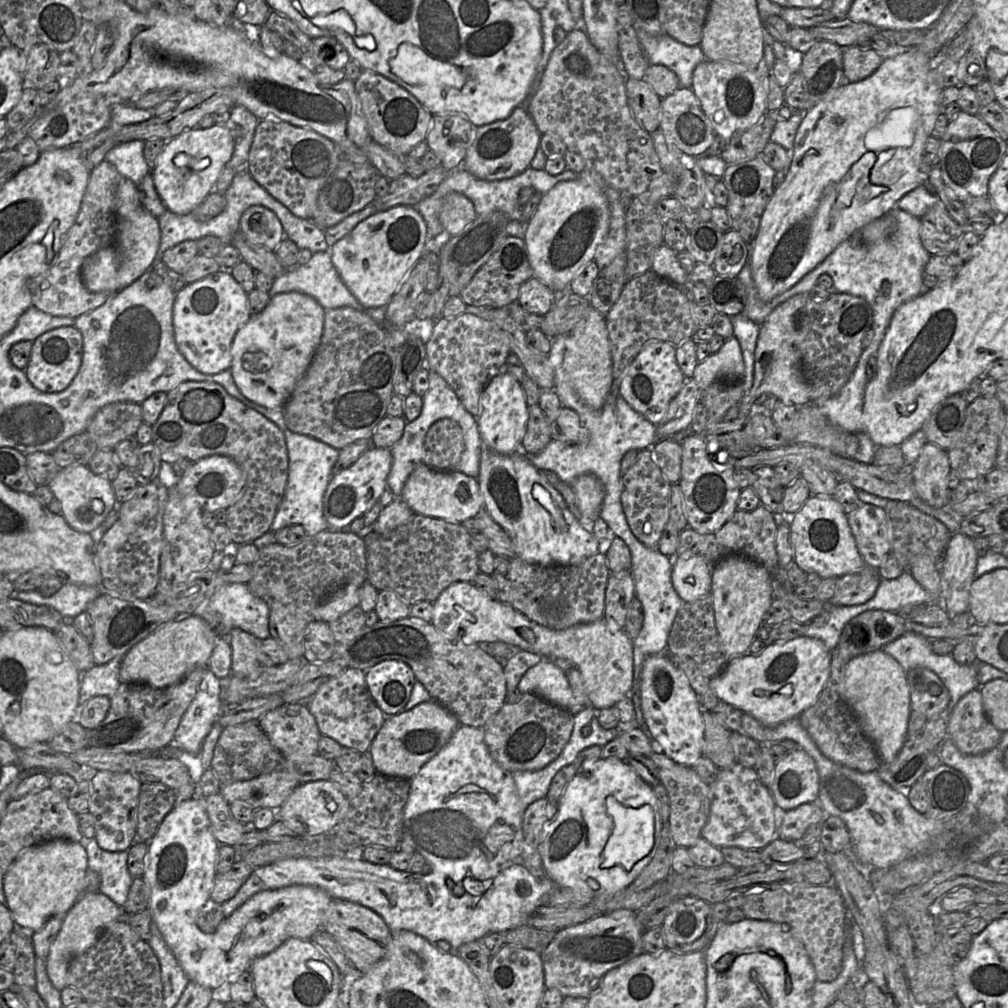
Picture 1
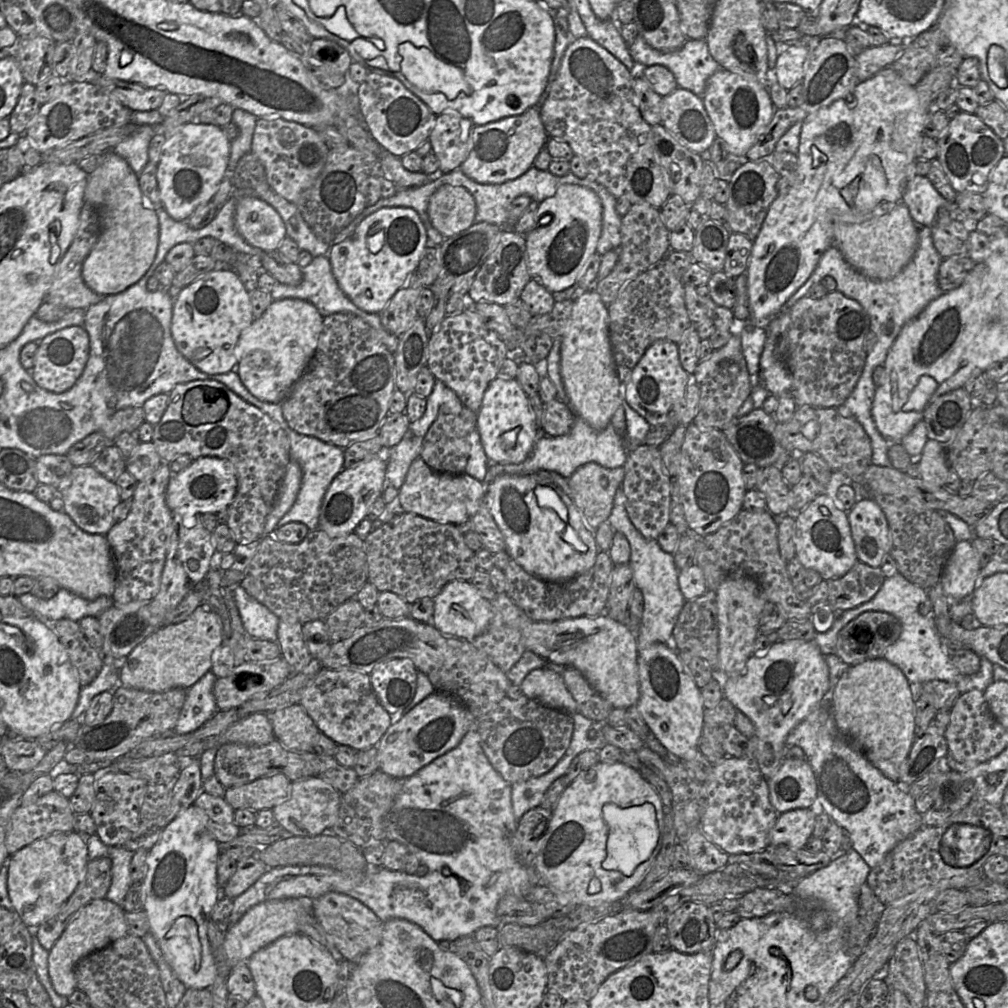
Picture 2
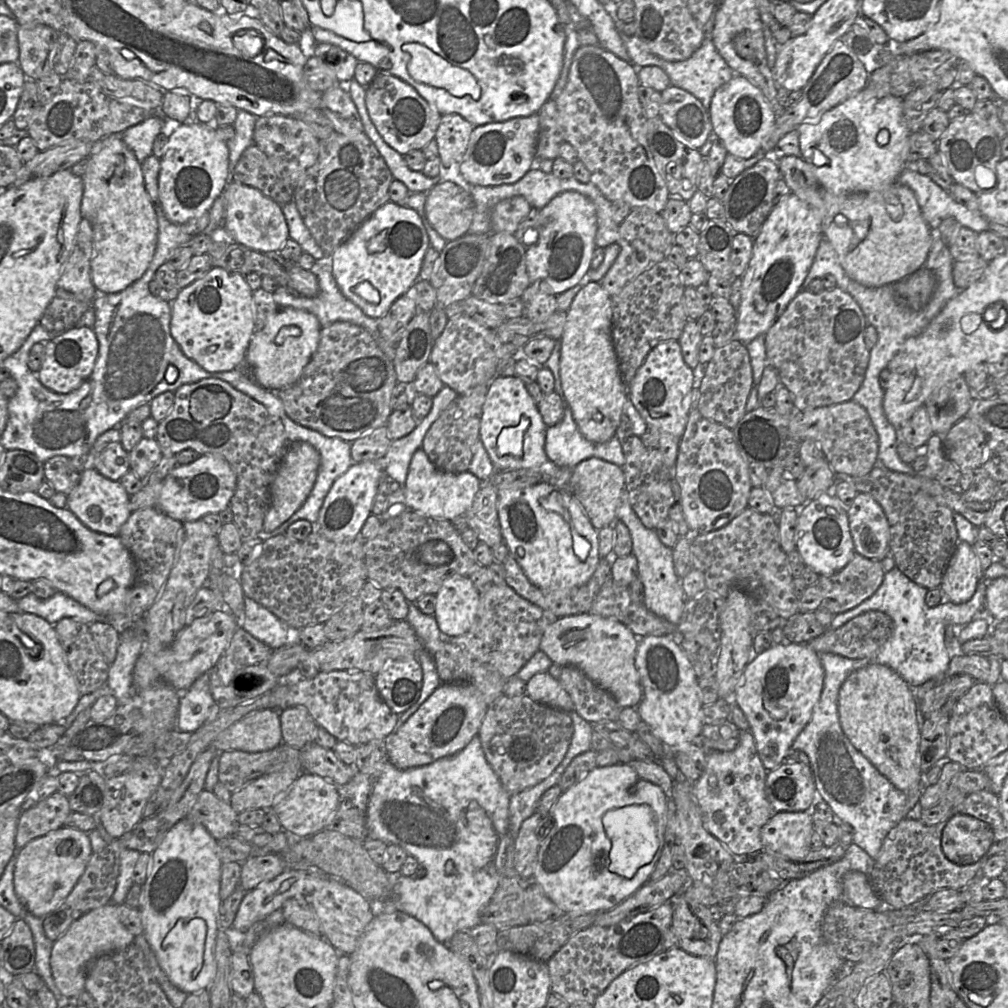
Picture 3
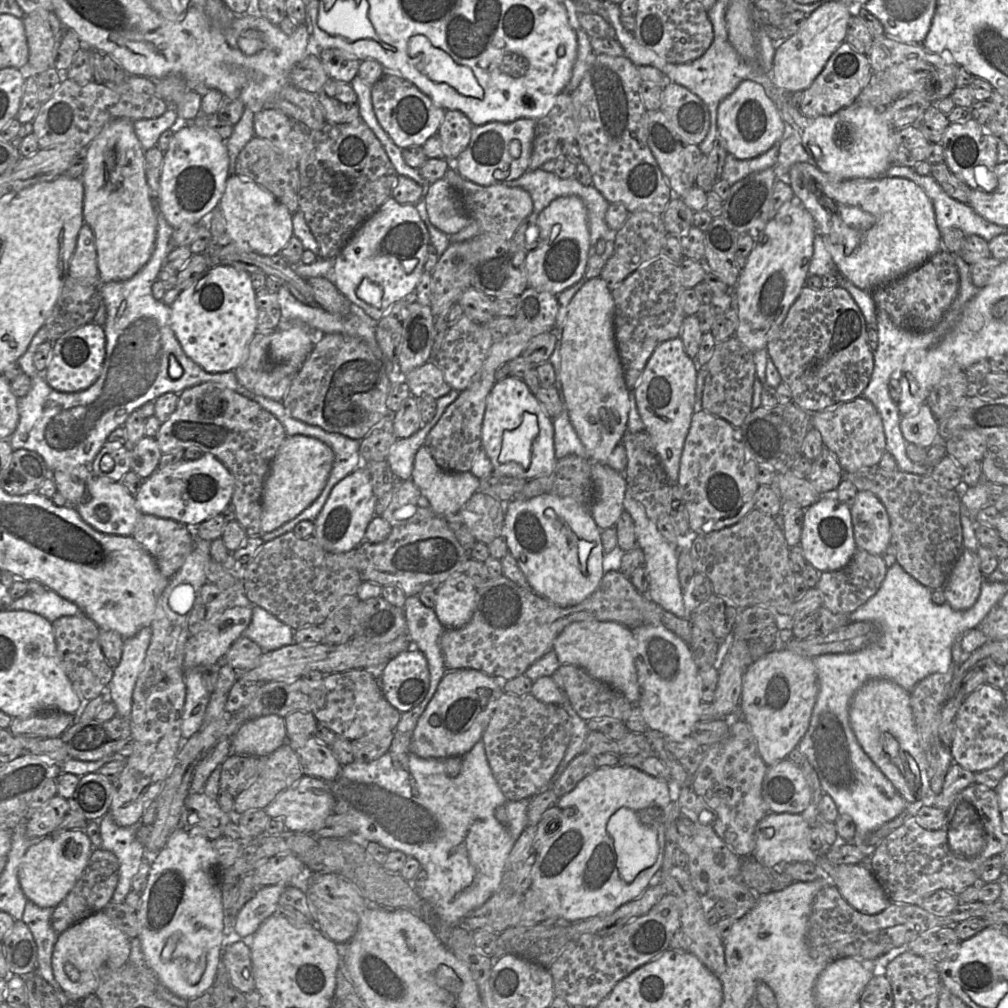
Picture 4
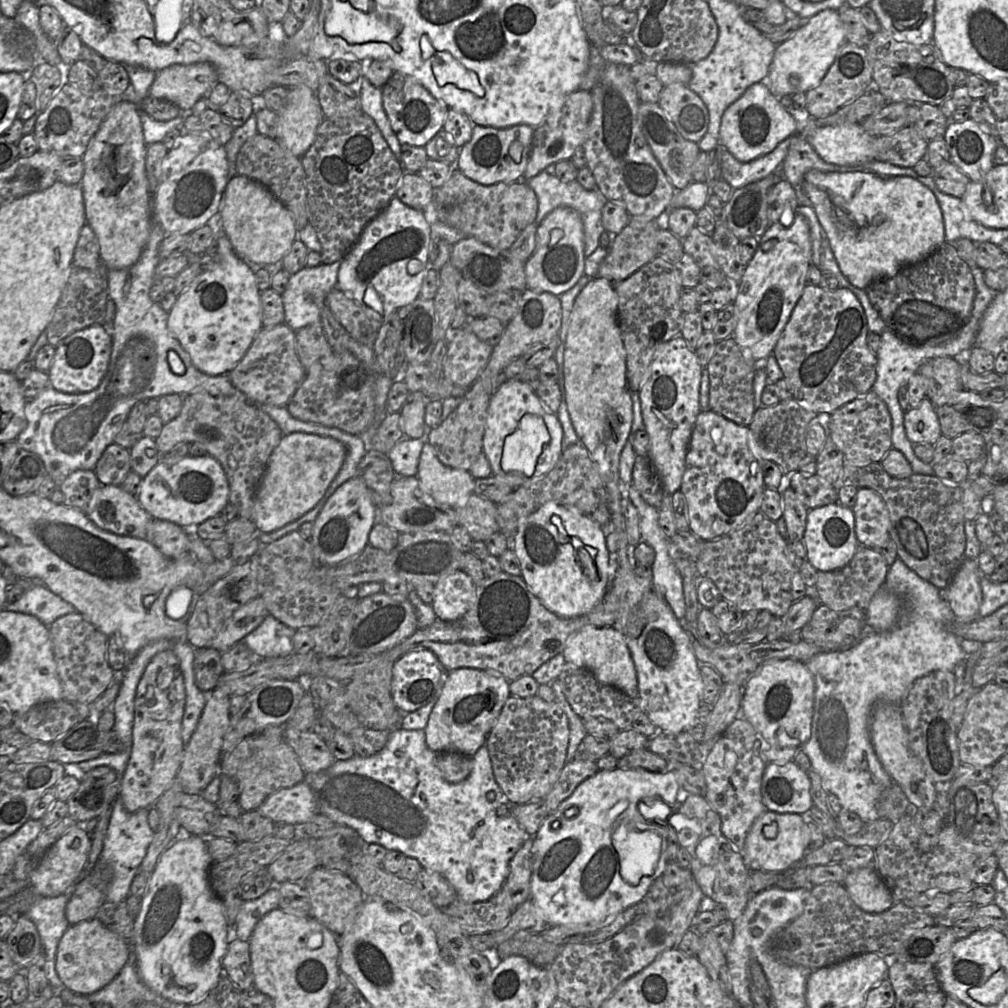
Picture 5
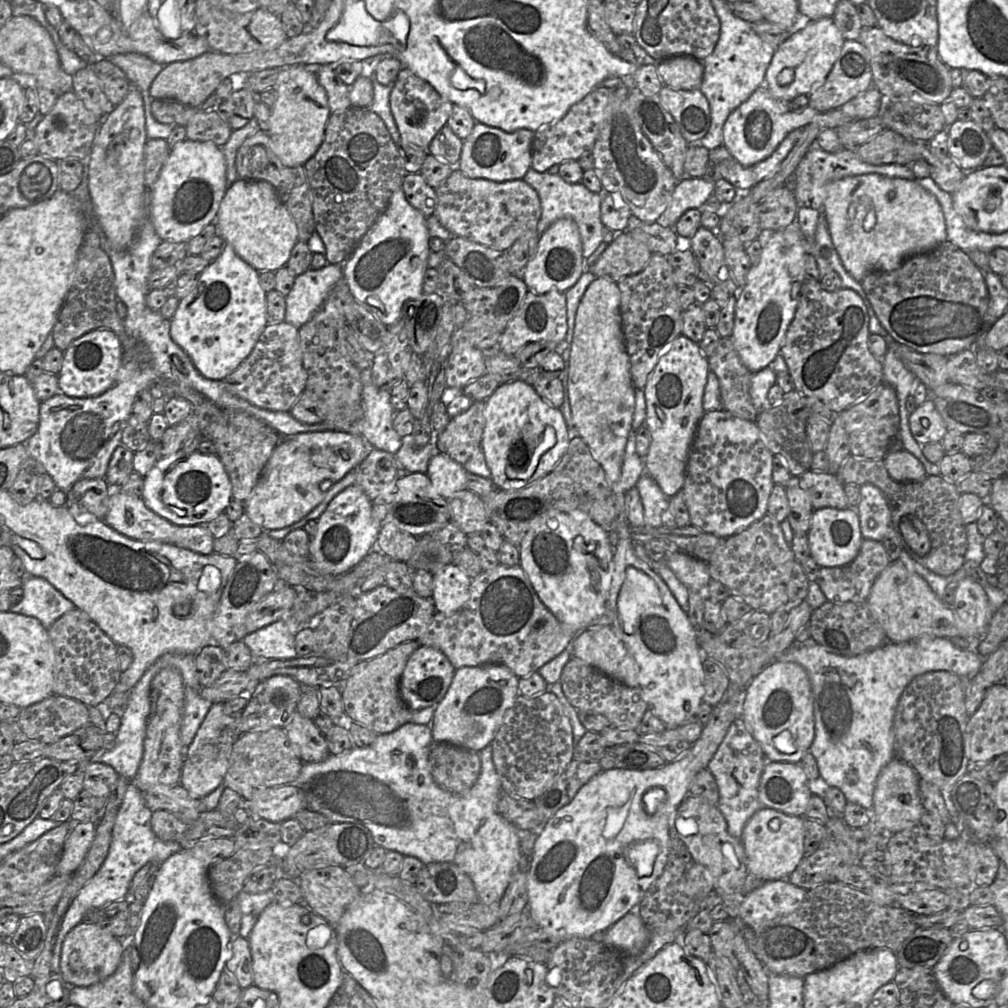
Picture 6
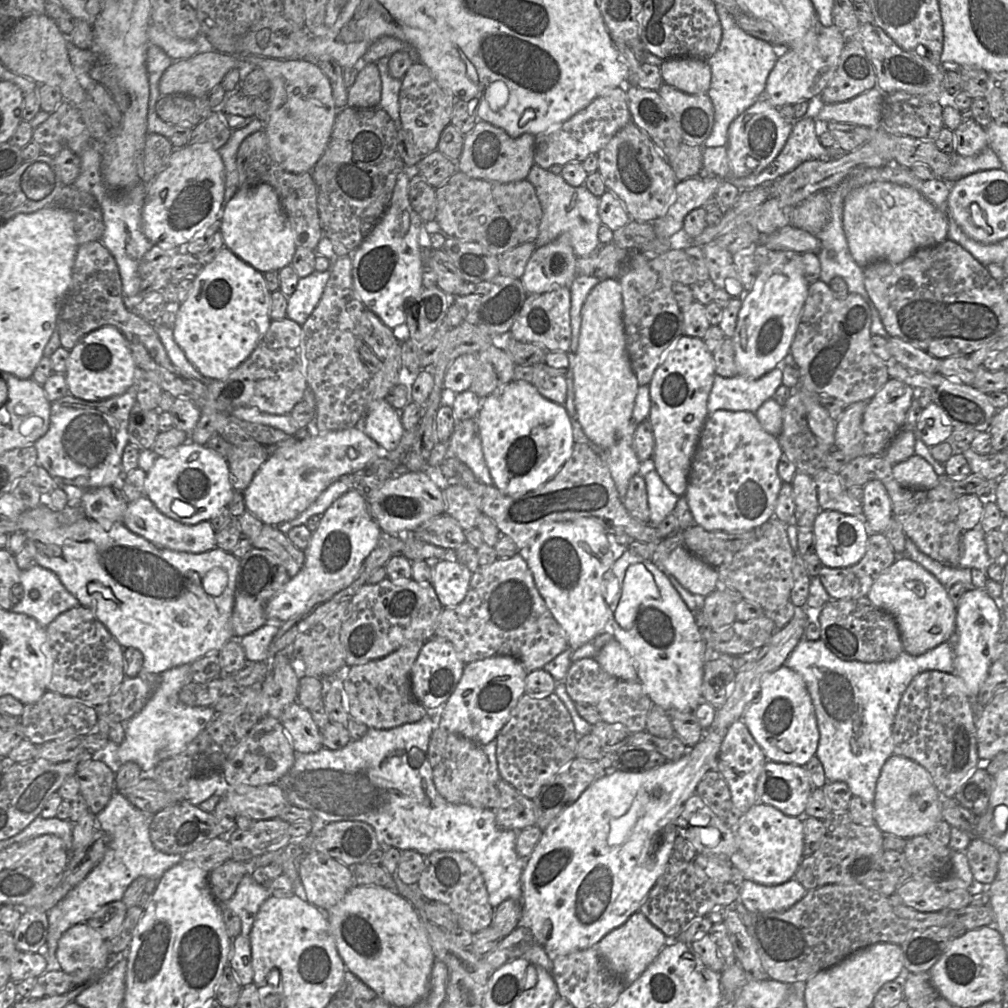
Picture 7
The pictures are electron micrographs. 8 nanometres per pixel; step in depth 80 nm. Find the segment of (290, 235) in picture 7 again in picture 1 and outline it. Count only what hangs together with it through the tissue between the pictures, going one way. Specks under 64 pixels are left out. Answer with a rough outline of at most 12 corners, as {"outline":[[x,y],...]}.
{"outline":[[251,206],[240,232],[256,246],[274,251],[284,239],[276,214]]}

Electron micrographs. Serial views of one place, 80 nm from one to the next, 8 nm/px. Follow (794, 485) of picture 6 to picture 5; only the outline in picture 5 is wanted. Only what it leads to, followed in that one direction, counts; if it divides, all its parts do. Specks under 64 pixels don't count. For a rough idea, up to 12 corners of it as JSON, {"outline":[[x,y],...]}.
{"outline":[[787,487],[782,495],[787,542],[802,541],[809,509]]}

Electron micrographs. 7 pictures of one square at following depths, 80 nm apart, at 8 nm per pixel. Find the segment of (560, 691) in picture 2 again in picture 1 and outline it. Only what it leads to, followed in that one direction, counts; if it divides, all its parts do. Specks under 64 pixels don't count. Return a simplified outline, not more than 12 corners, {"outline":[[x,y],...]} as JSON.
{"outline":[[548,657],[524,673],[517,689],[572,715],[584,706],[566,672]]}

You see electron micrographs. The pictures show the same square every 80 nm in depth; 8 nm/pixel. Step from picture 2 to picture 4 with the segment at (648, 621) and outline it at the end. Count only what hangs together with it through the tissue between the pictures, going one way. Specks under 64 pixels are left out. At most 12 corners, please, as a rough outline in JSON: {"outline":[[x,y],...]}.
{"outline":[[625,493],[636,547],[644,554],[647,596],[686,618],[677,546],[663,538],[645,508]]}

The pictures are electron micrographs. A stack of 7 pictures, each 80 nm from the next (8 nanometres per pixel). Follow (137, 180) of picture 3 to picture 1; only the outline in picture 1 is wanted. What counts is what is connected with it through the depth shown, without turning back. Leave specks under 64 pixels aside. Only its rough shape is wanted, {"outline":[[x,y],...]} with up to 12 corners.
{"outline":[[137,185],[117,189],[117,238],[82,266],[85,287],[117,293],[154,262],[158,218]]}

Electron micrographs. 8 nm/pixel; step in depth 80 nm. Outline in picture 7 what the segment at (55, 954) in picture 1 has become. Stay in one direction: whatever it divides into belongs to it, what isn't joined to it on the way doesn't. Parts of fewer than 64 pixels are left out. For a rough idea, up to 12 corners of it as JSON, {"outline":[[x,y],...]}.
{"outline":[[86,923],[66,930],[57,959],[66,973],[106,969],[106,940]]}

